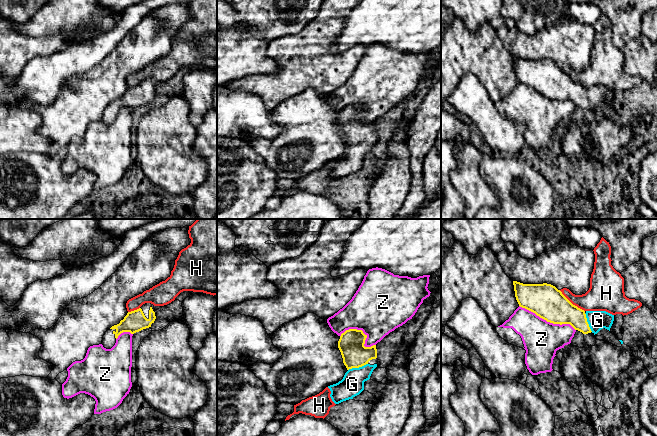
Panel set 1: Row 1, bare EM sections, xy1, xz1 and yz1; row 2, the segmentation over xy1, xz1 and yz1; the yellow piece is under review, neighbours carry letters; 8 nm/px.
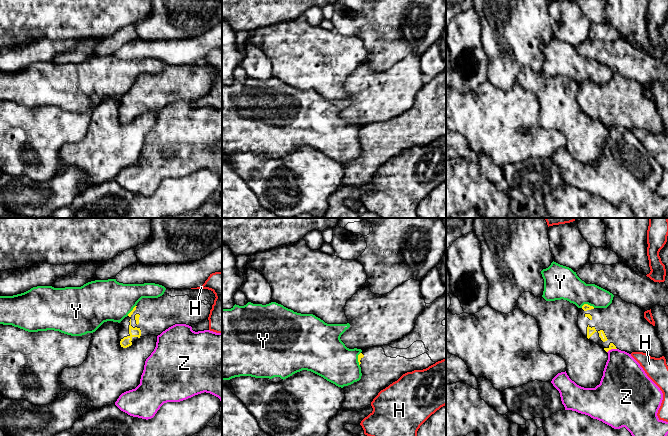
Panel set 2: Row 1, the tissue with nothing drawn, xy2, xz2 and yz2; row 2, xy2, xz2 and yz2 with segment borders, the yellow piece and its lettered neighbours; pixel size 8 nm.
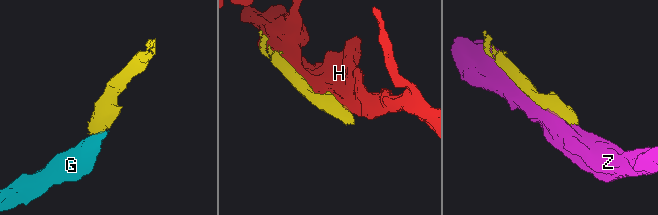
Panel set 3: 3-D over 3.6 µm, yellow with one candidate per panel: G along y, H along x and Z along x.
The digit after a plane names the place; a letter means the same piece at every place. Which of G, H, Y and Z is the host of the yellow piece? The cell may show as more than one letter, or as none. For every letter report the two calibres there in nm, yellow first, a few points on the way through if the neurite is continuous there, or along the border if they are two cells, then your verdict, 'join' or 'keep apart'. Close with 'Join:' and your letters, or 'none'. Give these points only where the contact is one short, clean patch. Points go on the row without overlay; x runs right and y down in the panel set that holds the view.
G: 200/190 nm | across xz1 (351, 119), (357, 143), (357, 150), (352, 160) | join
H: 280/240 nm | keep apart
Y: 60/240 nm | along yz2 (581, 82), (589, 80), (594, 83) | keep apart
Z: 280/300 nm | keep apart
Join: G

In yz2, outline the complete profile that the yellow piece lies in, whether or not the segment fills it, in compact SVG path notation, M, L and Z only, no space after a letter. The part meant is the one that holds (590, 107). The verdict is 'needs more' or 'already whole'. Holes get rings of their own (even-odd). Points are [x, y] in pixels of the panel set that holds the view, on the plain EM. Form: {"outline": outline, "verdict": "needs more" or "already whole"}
{"outline": "M614 71L612 79L607 84L594 84L588 80L579 84L578 103L586 114L601 121L606 128L619 125L629 130L643 128L651 133L660 134L664 132L663 121L656 110L655 102L644 94L644 88L638 82Z", "verdict": "needs more"}

